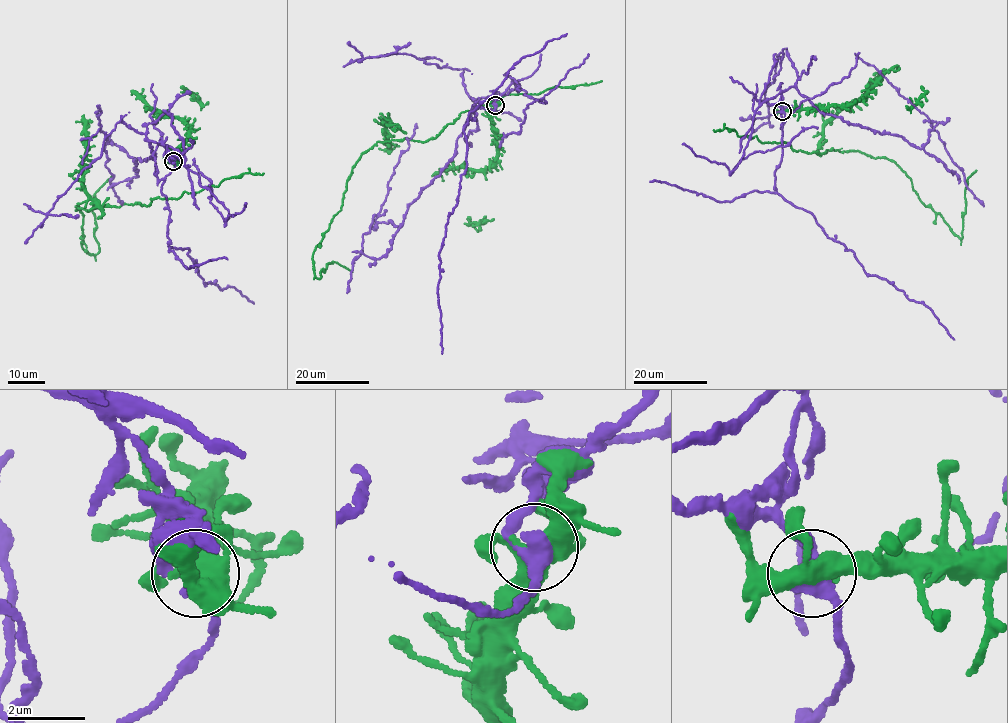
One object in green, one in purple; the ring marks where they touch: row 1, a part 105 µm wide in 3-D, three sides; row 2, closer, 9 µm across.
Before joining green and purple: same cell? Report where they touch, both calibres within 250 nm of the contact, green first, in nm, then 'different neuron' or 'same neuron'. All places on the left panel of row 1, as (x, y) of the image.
(173, 161) | 460/400 nm | different neuron

